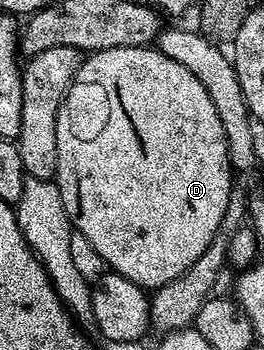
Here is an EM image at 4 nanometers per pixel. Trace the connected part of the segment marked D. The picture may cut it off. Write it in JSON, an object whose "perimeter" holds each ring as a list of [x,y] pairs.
{"perimeter":[[[149,45],[108,48],[91,53],[83,61],[74,83],[68,88],[56,120],[56,181],[60,188],[60,197],[64,200],[64,212],[68,212],[71,227],[80,235],[81,241],[83,238],[110,265],[107,267],[113,273],[132,280],[132,284],[147,292],[158,290],[176,280],[182,273],[188,272],[192,264],[203,255],[216,236],[228,205],[232,183],[230,157],[224,124],[220,124],[220,116],[216,116],[216,104],[212,104],[212,96],[204,92],[204,84],[200,84],[200,80],[196,80],[196,76],[192,76],[192,72],[188,72],[184,64],[176,64],[176,60],[164,56],[157,48]]]}

